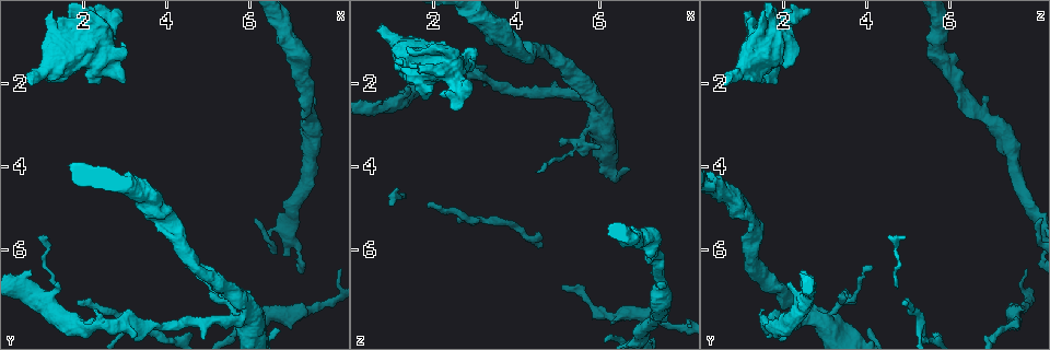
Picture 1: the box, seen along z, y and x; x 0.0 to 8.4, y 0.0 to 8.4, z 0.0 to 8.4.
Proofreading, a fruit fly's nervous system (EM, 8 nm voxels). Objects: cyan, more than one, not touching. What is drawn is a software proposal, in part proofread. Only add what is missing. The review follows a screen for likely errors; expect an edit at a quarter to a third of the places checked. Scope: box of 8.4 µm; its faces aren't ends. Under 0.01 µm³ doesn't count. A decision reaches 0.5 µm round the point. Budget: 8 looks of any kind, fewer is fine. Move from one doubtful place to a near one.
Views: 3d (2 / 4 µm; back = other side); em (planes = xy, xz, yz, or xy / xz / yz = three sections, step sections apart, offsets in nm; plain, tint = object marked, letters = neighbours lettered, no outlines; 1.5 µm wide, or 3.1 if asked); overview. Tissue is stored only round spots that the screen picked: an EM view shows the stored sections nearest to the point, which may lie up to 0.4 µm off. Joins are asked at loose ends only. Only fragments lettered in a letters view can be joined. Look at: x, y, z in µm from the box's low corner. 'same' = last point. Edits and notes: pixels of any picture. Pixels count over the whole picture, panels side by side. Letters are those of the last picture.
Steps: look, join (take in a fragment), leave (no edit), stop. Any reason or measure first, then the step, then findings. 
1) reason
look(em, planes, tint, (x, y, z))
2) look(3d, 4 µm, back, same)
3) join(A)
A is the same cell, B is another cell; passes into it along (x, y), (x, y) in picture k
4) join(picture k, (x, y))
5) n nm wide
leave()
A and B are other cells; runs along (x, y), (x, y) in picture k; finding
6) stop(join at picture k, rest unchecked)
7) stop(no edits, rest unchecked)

look(em, xy, step 8, tint, (0.80, 2.00, 0.60))

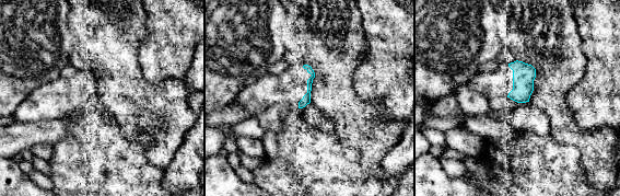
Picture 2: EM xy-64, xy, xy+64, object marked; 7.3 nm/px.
look(em, xy, step 8, letters, same)

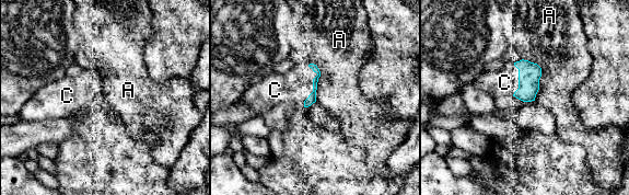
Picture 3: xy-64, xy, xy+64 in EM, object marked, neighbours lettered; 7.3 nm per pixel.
C touches over 320 nm
join(picture 3, (295, 85))
C is the same cell, A is another cell; it goes on there

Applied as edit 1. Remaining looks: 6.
thick end
look(em, planes, plain, (2.30, 1.95, 1.85))

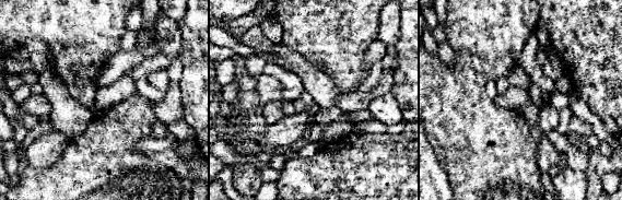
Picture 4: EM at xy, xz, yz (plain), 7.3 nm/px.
look(em, planes, letters, same)

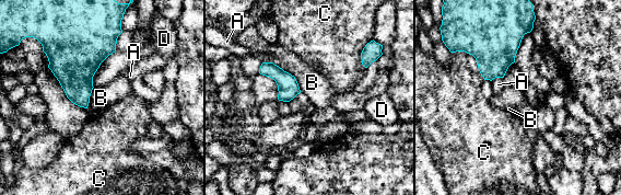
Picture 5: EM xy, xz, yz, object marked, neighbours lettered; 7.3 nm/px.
leave()
A, B, C and D are other cells; border along (281, 67), (294, 77), (301, 92) in picture 5; no lettered fragment goes on from it

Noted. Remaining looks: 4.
thin end
look(3d, 4 µm, (1.90, 7.35, 4.90))

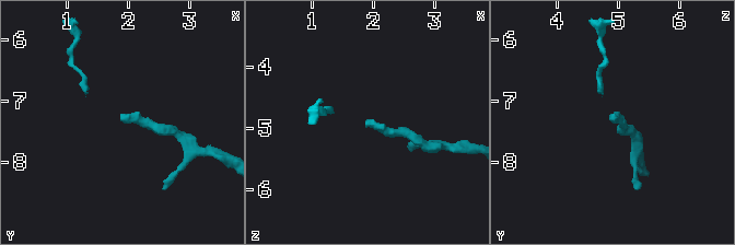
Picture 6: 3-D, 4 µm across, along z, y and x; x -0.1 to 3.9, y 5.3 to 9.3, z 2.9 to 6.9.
need the tissue
look(em, planes, plain, (1.85, 7.35, 4.90))

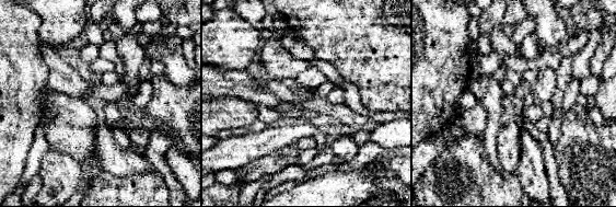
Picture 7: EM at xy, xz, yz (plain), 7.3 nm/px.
what lies round it
look(em, planes, letters, same)

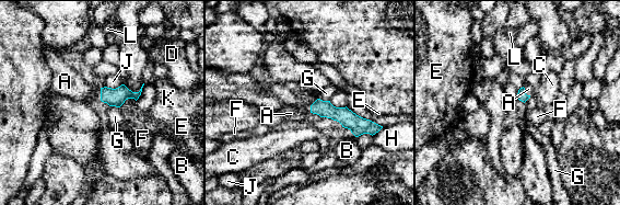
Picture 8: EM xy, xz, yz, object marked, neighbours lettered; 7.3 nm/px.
80 nm wide
join(picture 8, (528, 89))
A is the same cell, B, C, D, E, F, G, H, J, K and L are other cells; the cell continues

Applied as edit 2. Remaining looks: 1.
stop(join at picture 3, join at picture 8, rest unchecked)

